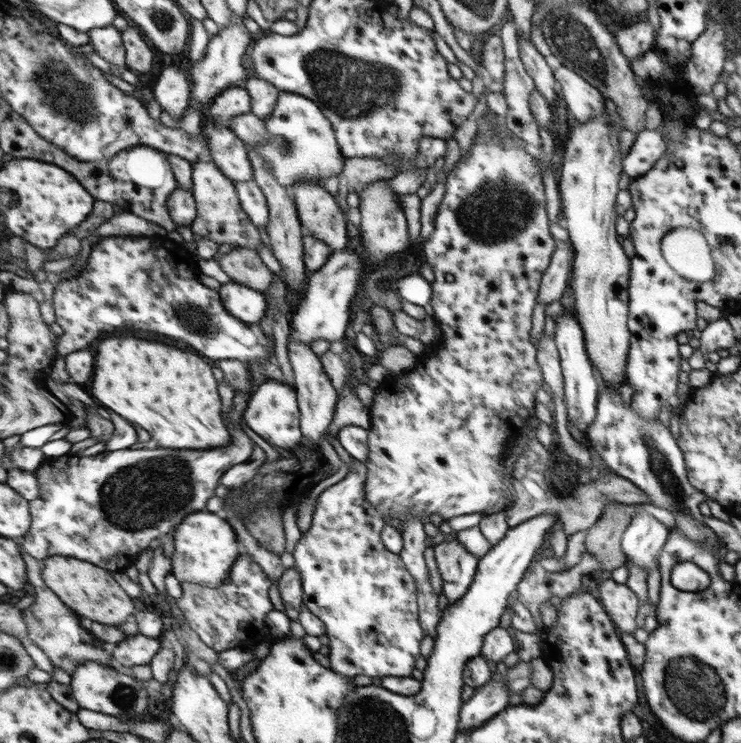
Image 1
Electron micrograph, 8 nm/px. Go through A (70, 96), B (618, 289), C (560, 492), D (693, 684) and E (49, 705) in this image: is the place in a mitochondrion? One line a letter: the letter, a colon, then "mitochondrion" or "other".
A: mitochondrion
B: other
C: other
D: mitochondrion
E: other

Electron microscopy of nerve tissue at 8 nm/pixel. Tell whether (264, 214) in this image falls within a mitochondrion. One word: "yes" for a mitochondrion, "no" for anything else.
no

